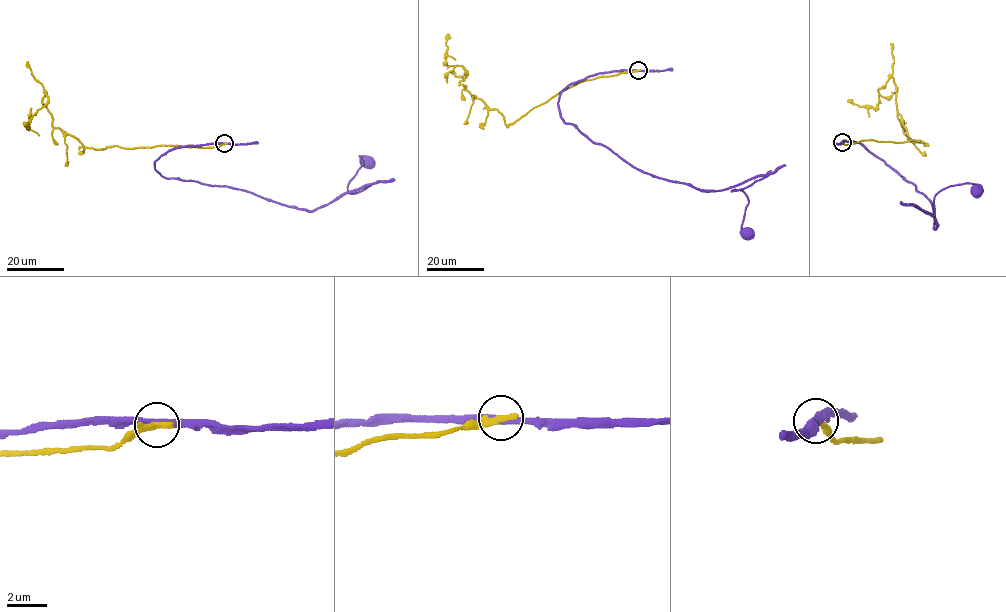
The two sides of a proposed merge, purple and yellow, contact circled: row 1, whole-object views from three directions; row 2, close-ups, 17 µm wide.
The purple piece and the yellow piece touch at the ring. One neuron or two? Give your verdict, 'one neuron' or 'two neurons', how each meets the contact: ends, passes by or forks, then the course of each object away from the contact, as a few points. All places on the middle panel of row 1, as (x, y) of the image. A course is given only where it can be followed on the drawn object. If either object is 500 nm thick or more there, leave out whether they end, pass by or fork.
two neurons; purple passes by; yellow ends there; purple runs (638, 70), (571, 83), (559, 115), (658, 177), (721, 190), (764, 176), (731, 191), (748, 197), (748, 234); yellow runs (638, 70), (582, 81), (506, 124), (497, 110), (460, 84), (467, 74), (464, 68), (445, 64), (449, 34)

